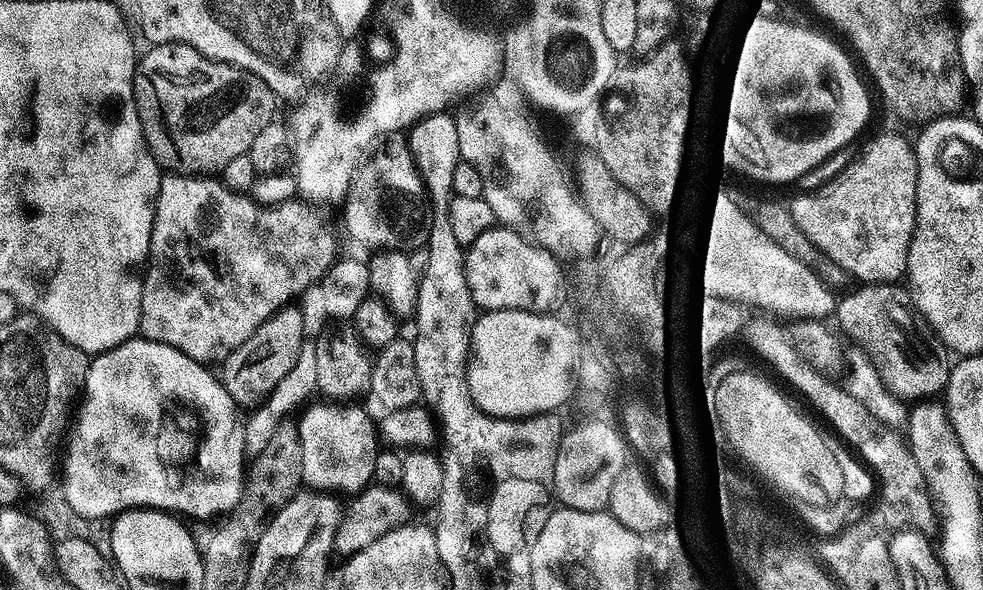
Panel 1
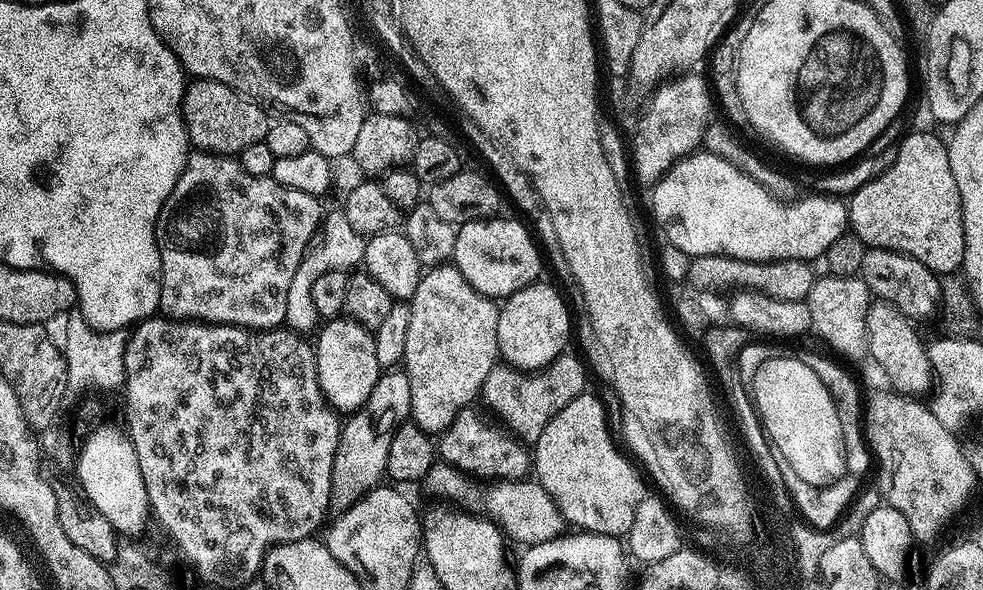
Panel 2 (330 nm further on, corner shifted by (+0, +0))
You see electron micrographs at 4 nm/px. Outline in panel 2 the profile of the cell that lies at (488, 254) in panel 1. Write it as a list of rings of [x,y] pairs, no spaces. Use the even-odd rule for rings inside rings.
[[[500,219],[475,220],[469,224],[459,225],[451,257],[457,270],[463,274],[470,286],[474,286],[476,292],[481,292],[483,296],[493,298],[513,296],[518,290],[525,288],[526,285],[537,283],[541,279],[540,258],[542,262],[542,252],[530,231],[529,225],[527,223],[524,223],[525,225],[519,224],[516,220]]]

